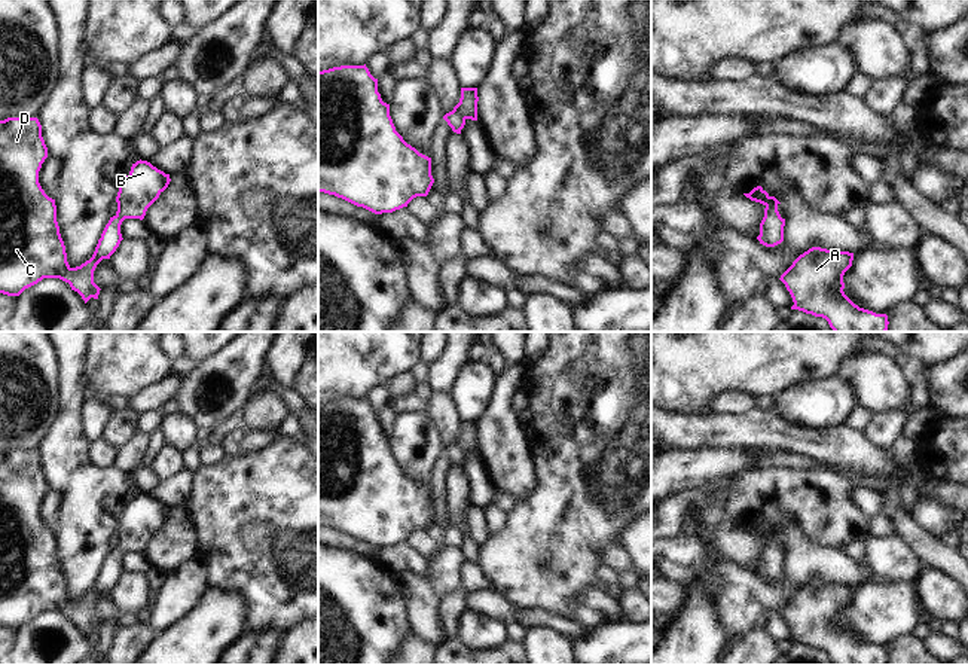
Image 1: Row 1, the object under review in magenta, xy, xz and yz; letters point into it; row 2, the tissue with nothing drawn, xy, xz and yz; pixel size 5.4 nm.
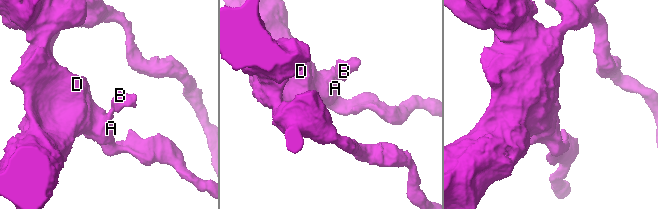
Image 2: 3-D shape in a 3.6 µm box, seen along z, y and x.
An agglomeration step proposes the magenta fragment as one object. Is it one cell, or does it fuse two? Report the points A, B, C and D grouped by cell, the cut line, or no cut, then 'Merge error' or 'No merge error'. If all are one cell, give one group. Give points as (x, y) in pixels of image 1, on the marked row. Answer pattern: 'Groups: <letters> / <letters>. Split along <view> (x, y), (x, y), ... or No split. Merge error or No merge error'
Groups: A B C D. No split. No merge error

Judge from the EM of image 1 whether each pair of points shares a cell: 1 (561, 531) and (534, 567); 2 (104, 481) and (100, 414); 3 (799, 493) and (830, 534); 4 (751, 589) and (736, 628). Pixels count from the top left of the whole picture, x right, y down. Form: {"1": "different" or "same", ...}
{"1": "same", "2": "different", "3": "same", "4": "same"}

